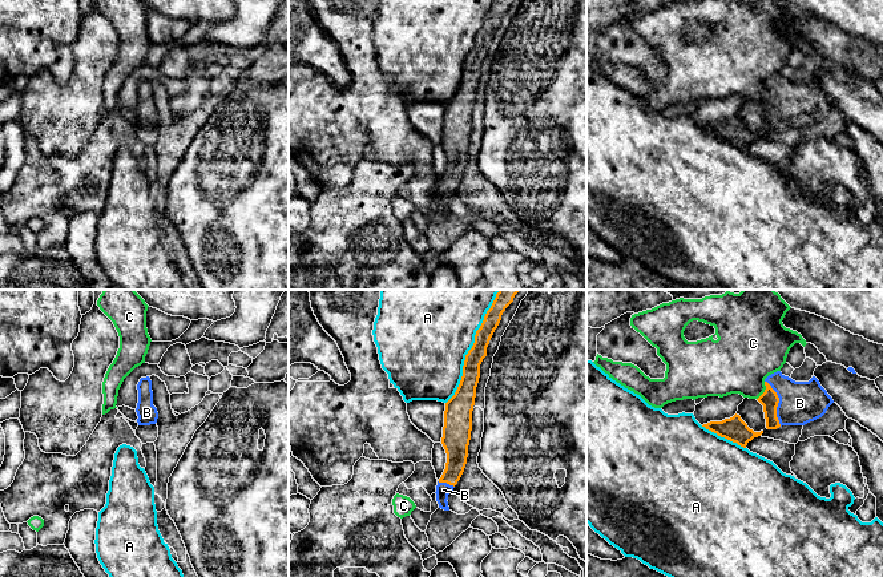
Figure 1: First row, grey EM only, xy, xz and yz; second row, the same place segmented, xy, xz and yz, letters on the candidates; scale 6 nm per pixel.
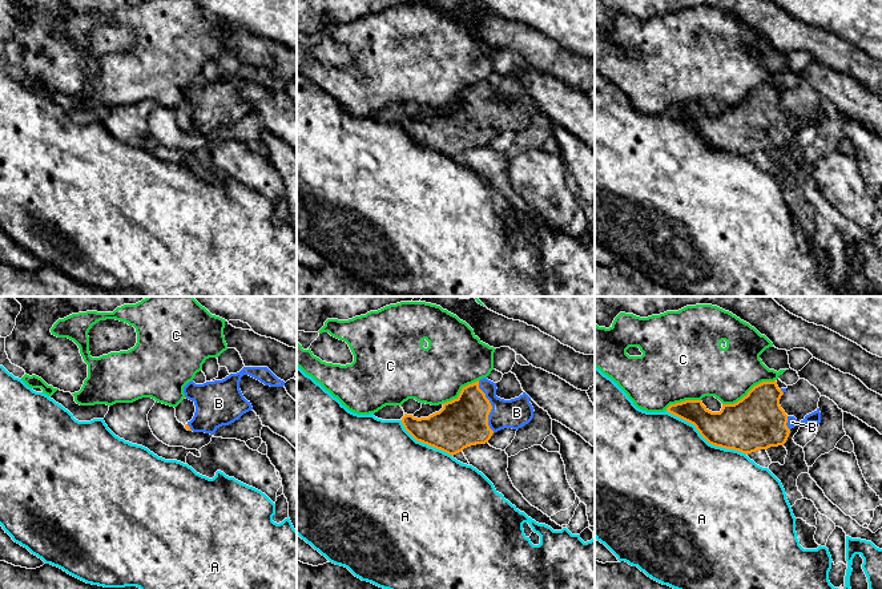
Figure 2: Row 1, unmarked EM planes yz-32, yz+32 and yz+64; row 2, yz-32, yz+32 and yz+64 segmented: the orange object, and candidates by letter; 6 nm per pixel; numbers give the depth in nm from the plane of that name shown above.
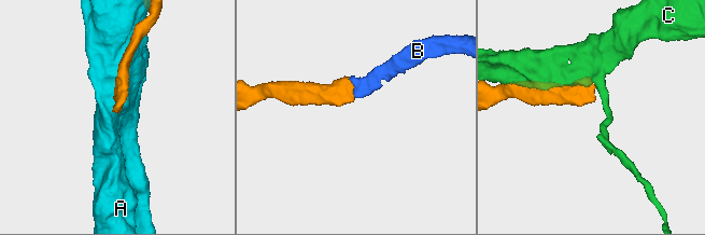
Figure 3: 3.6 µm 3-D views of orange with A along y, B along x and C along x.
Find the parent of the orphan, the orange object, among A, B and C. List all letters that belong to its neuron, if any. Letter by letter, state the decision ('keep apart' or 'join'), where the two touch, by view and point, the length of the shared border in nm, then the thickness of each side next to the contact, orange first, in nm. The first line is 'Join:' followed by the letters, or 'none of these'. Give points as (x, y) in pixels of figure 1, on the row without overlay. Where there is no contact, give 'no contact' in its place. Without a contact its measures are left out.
Join: B
A: keep apart; meets orange in xz at (468, 53); contact 700 nm long; 120 nm thick on the orange side, 480 nm on the other
B: join; meets orange in yz at (778, 104); contact 300 nm long; 110 nm thick on the orange side, 260 nm on the other
C: keep apart; meets orange in yz at (765, 93); contact 120 nm long; 110 nm thick on the orange side, 380 nm on the other

